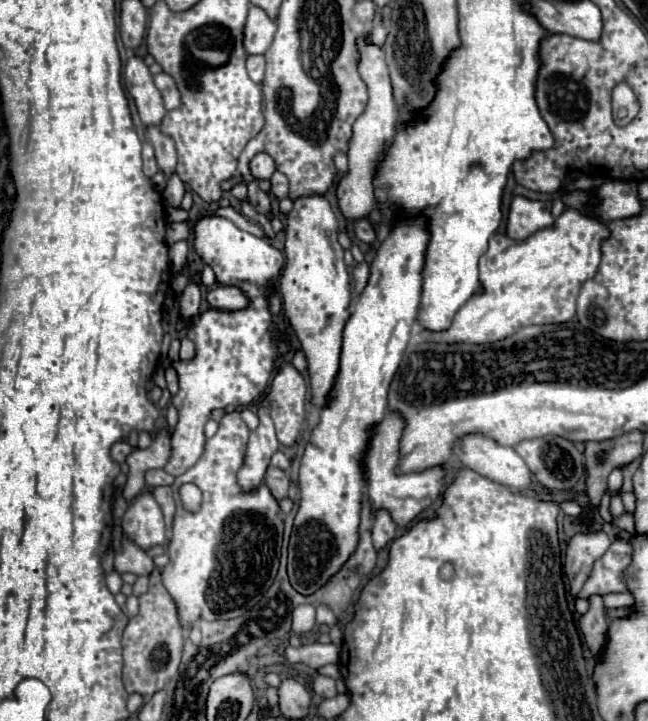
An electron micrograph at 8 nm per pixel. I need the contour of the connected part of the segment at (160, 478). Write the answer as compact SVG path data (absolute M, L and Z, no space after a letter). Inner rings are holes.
M155 468L155 470L145 472L145 482L147 482L147 486L153 486L153 488L155 486L169 486L169 484L173 484L173 476L161 468Z

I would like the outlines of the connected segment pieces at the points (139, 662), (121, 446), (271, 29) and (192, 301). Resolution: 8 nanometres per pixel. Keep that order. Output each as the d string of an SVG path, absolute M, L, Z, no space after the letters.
M155 568L149 576L149 590L143 596L139 596L137 618L131 618L123 630L123 684L125 684L125 690L129 694L137 692L141 696L153 696L155 692L161 692L165 688L165 684L169 682L169 678L175 676L175 672L179 668L181 648L183 648L183 628L179 626L177 608L161 582L161 570Z
M119 440L119 442L115 442L115 444L111 446L111 458L121 464L121 462L125 460L125 456L127 456L131 450L133 450L133 448L129 446L127 440Z
M251 6L243 38L247 54L265 54L265 50L271 46L275 32L277 32L277 22L269 18L269 14L263 8Z
M189 282L181 294L181 300L179 300L181 316L185 320L189 316L195 316L199 312L199 302L201 302L201 286L197 282Z

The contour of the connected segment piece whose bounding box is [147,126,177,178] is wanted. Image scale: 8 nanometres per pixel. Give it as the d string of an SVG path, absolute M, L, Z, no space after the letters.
M153 126L147 130L147 140L153 144L155 148L155 158L159 164L159 170L169 178L171 174L175 174L175 166L177 166L177 152L175 152L175 144L169 136L163 136L159 126Z

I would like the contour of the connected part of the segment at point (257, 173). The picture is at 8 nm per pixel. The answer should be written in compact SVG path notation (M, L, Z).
M259 152L253 160L251 160L251 174L255 178L271 178L271 174L275 172L275 162L267 152Z

